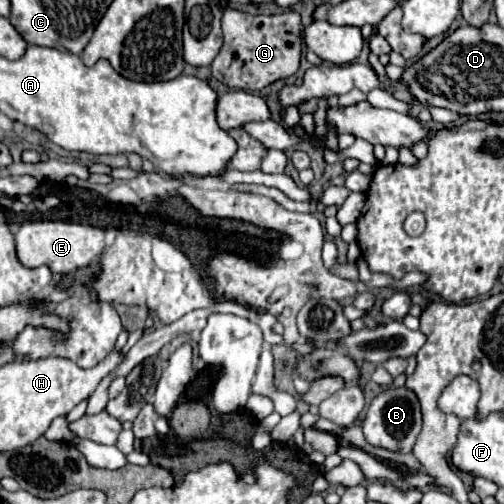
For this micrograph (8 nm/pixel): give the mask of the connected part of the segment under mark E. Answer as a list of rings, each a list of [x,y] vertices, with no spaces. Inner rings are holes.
[[[52,220],[29,221],[29,223],[23,223],[15,231],[17,257],[19,257],[21,265],[25,265],[25,267],[47,265],[53,273],[71,273],[79,267],[87,267],[93,261],[99,263],[101,253],[115,239],[114,236],[105,236],[105,230],[93,227],[88,223]]]

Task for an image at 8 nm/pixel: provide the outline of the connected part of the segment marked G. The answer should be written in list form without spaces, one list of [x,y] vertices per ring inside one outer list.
[[[225,9],[223,13],[225,43],[219,55],[211,63],[213,77],[229,89],[259,91],[275,81],[289,79],[297,73],[301,63],[301,15],[297,11],[281,15],[257,15],[251,17],[237,9]]]

